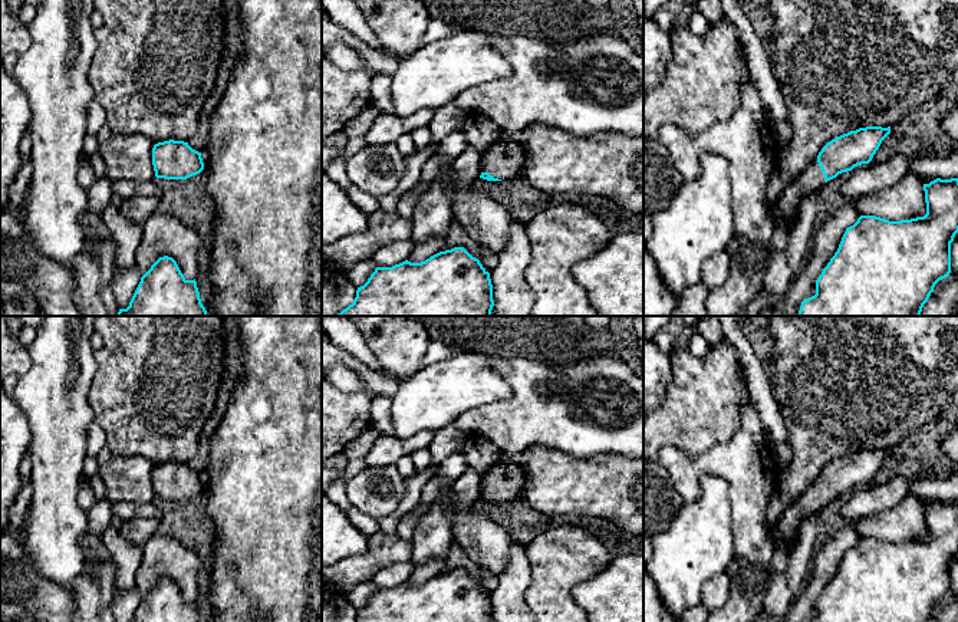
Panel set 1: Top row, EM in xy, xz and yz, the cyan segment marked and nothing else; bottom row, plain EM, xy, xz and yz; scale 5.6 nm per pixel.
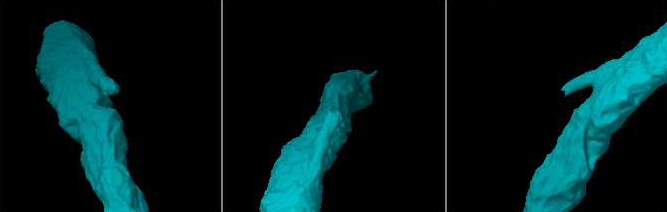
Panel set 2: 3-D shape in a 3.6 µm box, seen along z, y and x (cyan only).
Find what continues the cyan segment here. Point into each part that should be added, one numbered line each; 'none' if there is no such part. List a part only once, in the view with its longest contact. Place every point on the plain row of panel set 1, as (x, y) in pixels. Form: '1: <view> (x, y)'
1: yz (812, 500)

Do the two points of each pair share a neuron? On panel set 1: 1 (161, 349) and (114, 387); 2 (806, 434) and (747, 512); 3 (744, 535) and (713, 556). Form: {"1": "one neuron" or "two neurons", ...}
{"1": "one neuron", "2": "two neurons", "3": "two neurons"}

